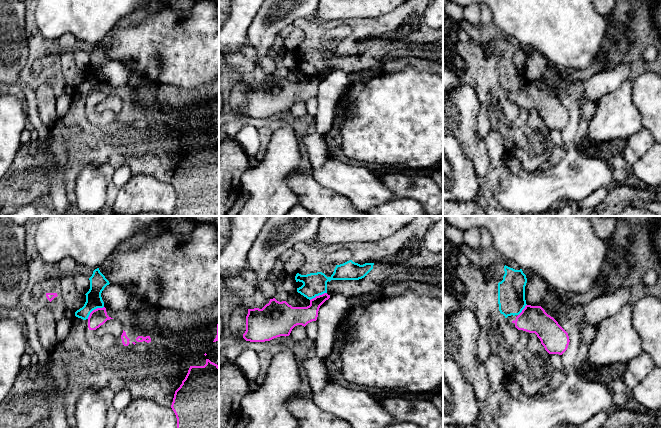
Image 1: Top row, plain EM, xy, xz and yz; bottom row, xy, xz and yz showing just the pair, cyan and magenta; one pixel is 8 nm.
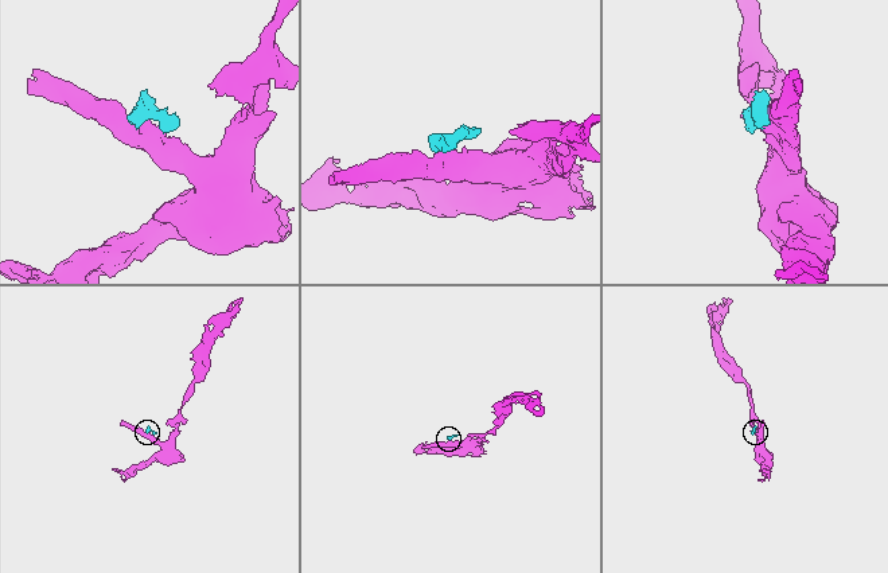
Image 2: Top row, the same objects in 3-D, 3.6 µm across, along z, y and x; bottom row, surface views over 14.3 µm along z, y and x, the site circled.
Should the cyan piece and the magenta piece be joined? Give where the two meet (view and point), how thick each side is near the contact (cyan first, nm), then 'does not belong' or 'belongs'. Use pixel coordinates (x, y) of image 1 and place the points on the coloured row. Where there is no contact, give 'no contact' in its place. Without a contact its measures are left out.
xy (94, 309) | 140/140 nm | does not belong

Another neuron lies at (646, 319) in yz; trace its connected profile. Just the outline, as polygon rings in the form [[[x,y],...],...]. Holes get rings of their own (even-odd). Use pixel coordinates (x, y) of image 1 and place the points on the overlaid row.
[[[646,295],[634,303],[632,324],[647,353],[656,366],[661,367],[661,301]]]

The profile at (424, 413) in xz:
[[[380,397],[380,406],[396,421],[418,425],[420,428],[443,428],[443,412],[431,401],[410,397]]]

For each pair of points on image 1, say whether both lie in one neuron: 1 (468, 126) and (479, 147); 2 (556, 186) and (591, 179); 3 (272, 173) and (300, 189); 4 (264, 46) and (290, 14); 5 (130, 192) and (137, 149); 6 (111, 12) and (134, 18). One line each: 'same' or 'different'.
1: same
2: same
3: different
4: same
5: different
6: different

